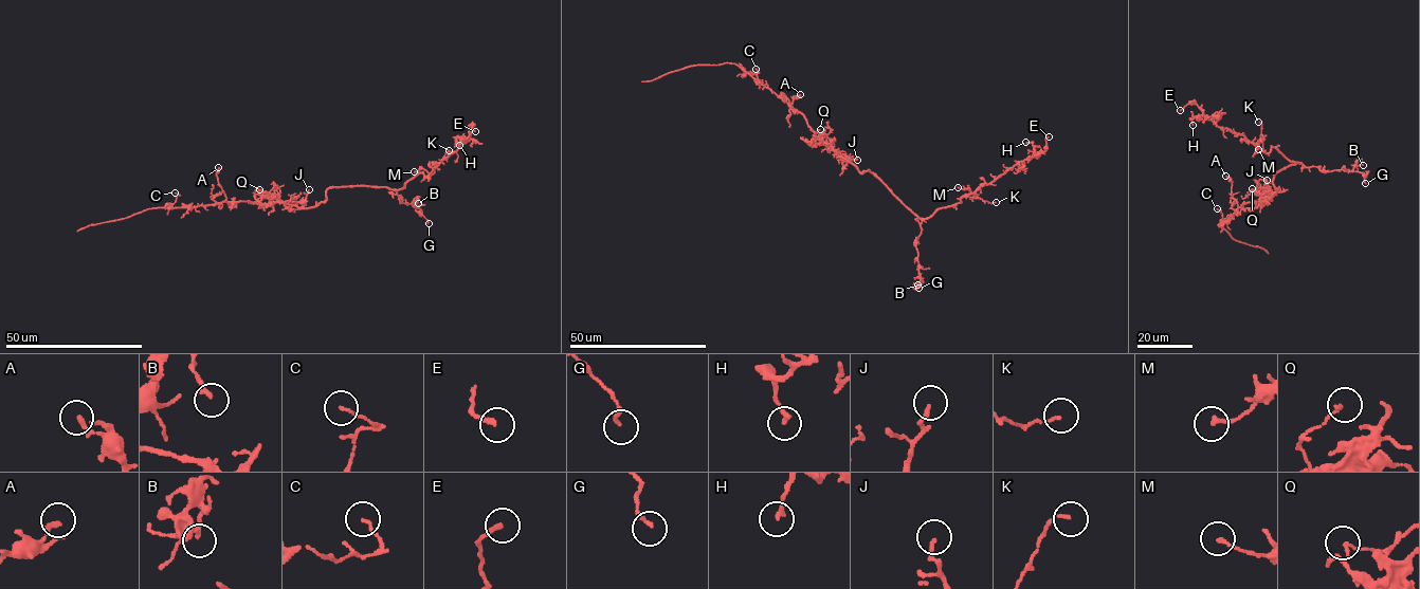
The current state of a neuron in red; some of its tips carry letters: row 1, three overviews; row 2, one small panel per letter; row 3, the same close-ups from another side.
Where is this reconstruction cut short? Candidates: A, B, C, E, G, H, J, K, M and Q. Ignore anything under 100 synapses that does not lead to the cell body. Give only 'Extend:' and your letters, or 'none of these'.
Extend: none of these

